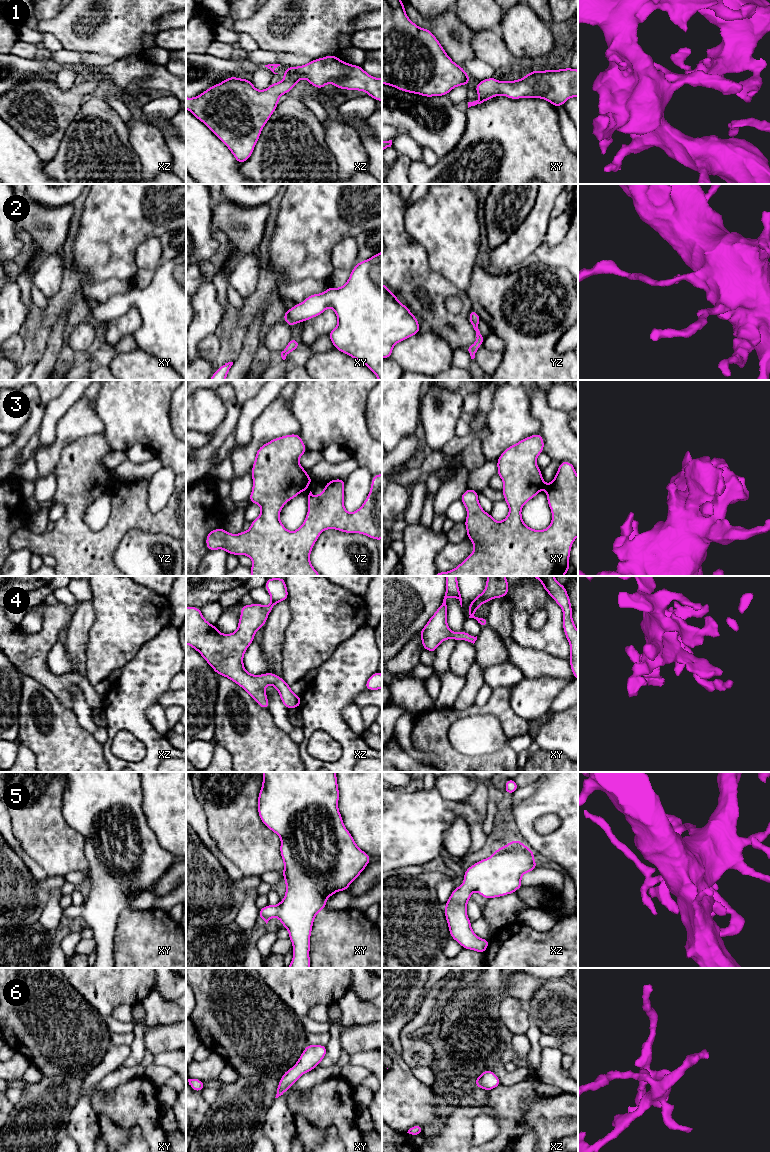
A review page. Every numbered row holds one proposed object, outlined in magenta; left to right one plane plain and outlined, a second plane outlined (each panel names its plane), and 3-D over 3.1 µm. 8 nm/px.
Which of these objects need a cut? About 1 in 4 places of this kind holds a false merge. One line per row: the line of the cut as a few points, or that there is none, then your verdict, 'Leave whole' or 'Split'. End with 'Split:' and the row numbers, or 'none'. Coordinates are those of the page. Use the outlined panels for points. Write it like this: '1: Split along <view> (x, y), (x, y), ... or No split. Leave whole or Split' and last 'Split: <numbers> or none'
1: No split. Leave whole
2: No split. Leave whole
3: No split. Leave whole
4: No split. Leave whole
5: No split. Leave whole
6: No split. Leave whole
Split: none

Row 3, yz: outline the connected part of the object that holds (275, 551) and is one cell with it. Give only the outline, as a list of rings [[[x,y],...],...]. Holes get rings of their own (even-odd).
[[[290,434],[275,438],[262,445],[256,452],[252,467],[253,488],[249,496],[252,504],[261,506],[260,515],[251,522],[248,531],[239,534],[230,534],[225,529],[214,529],[206,537],[206,546],[209,551],[224,549],[227,554],[245,555],[252,559],[251,576],[321,576],[311,565],[310,553],[319,535],[326,529],[336,529],[341,532],[364,534],[376,541],[382,539],[382,474],[373,475],[370,493],[363,505],[353,513],[348,513],[344,508],[345,479],[328,481],[324,491],[314,496],[310,491],[308,495],[308,513],[304,523],[294,532],[288,531],[279,519],[283,506],[309,487],[312,477],[299,464],[299,458],[307,451],[299,434]]]

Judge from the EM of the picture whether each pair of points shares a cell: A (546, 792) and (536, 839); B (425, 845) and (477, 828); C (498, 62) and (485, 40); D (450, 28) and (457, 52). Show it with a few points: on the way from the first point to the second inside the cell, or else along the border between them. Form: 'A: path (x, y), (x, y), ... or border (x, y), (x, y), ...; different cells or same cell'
A: path (538, 804), (529, 813), (529, 827); same cell
B: border (482, 822), (474, 822), (469, 827); different cells
C: path (498, 57), (488, 45); same cell
D: path (453, 34), (457, 46); same cell

